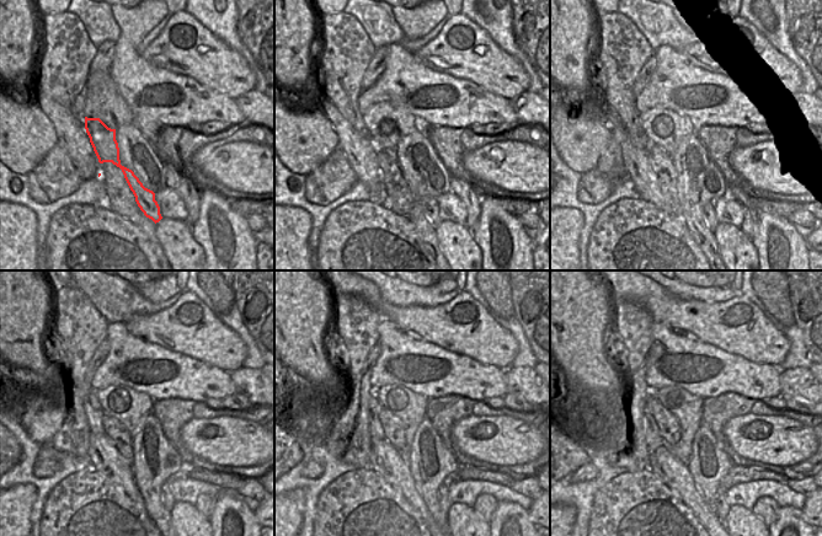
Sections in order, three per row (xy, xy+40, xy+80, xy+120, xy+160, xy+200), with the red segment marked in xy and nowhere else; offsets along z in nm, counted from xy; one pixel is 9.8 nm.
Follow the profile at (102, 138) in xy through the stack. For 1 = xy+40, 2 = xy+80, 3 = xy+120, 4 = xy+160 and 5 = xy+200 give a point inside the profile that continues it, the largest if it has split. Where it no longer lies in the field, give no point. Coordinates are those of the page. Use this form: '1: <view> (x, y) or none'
1: xy+40 (431, 209)
2: xy+80 (709, 209)
3: xy+120 (165, 493)
4: xy+160 (444, 504)
5: xy+200 (721, 508)

